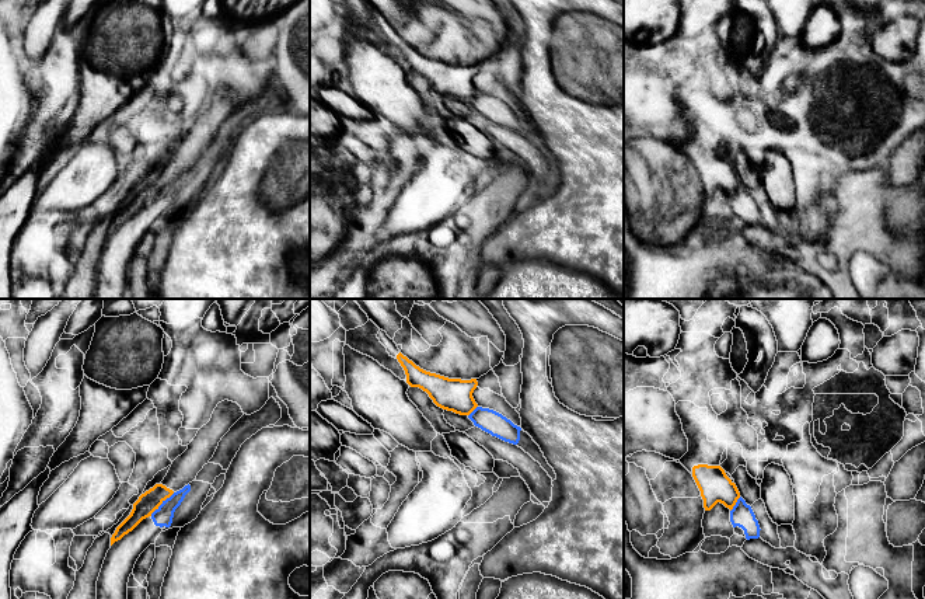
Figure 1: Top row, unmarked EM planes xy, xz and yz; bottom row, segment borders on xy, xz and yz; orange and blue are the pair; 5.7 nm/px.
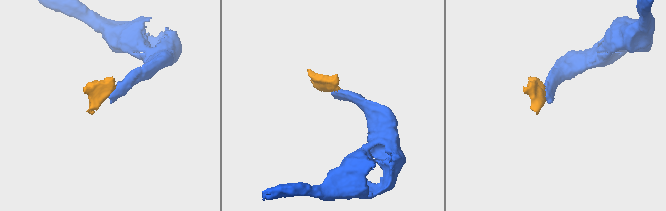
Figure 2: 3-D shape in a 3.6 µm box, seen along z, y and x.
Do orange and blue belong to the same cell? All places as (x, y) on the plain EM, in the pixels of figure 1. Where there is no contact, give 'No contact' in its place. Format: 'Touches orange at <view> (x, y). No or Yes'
Touches orange at xy (161, 188). No

